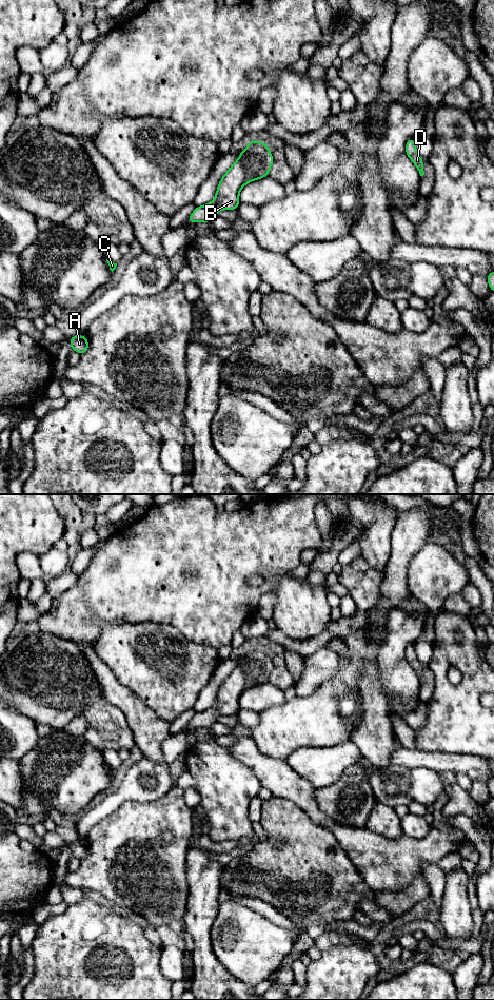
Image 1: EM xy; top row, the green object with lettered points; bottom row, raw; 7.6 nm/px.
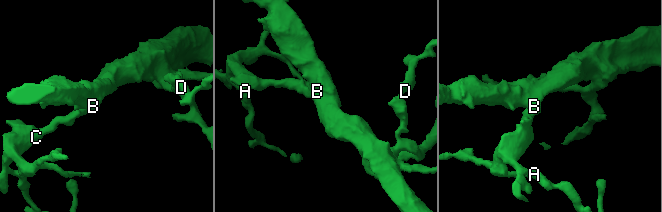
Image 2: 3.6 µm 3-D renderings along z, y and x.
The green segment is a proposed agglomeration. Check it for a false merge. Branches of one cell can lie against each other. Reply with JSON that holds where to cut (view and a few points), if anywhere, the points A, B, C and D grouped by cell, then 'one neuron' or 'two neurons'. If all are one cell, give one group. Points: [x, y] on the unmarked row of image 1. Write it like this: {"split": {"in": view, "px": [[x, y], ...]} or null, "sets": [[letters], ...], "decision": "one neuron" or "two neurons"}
{"split": null, "sets": [["A", "B", "C", "D"]], "decision": "one neuron"}

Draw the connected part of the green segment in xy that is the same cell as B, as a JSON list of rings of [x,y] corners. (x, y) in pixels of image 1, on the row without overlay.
[[[251,646],[219,687],[215,705],[202,712],[196,712],[186,727],[209,728],[218,721],[219,715],[237,715],[240,695],[246,689],[269,681],[275,667],[269,655],[265,649]]]

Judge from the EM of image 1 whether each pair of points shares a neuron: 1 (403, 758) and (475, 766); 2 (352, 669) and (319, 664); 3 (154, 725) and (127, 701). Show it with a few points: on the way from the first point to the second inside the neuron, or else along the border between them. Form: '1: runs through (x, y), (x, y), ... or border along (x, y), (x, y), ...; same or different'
1: runs through (421, 759), (457, 763); same
2: border along (339, 654), (338, 667), (331, 678); different
3: runs through (147, 721), (134, 707); same

